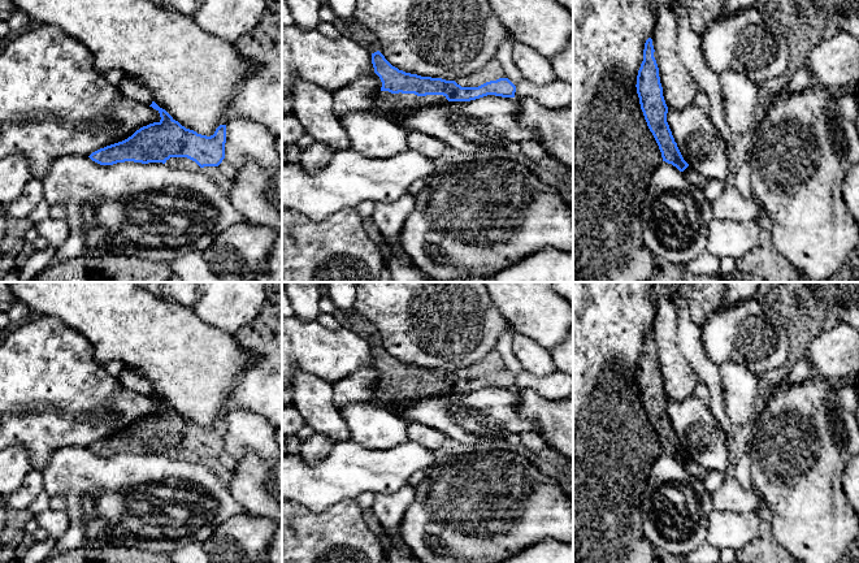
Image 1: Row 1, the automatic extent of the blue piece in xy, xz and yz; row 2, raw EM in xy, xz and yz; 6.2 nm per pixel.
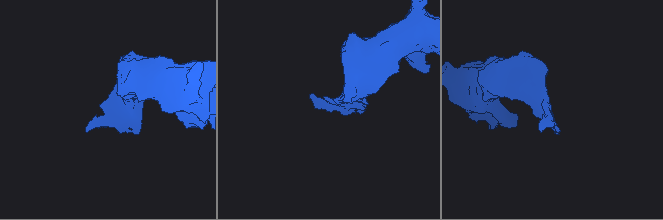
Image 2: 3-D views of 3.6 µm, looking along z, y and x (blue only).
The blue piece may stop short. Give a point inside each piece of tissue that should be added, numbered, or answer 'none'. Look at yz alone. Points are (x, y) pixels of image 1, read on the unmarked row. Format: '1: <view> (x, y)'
1: yz (692, 467)

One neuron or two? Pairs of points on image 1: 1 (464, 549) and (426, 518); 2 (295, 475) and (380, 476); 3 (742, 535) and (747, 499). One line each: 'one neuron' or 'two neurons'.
1: one neuron
2: one neuron
3: two neurons

